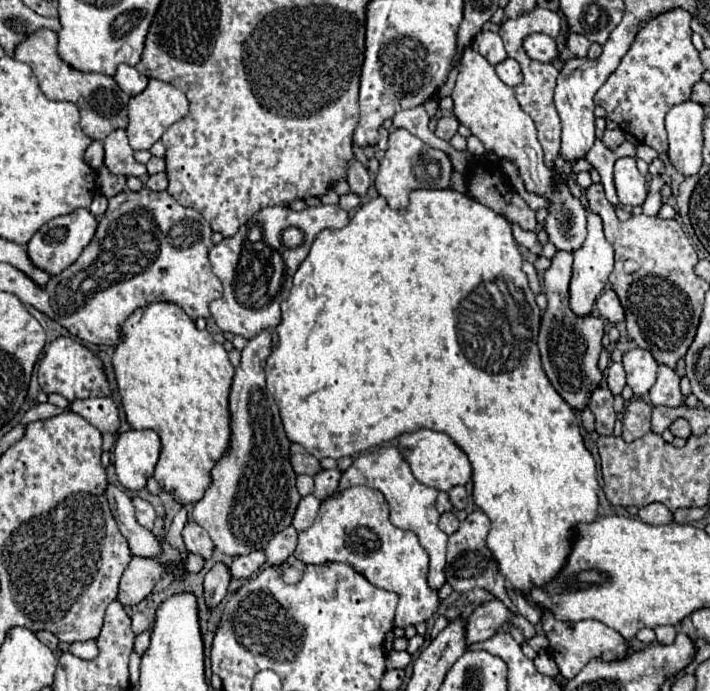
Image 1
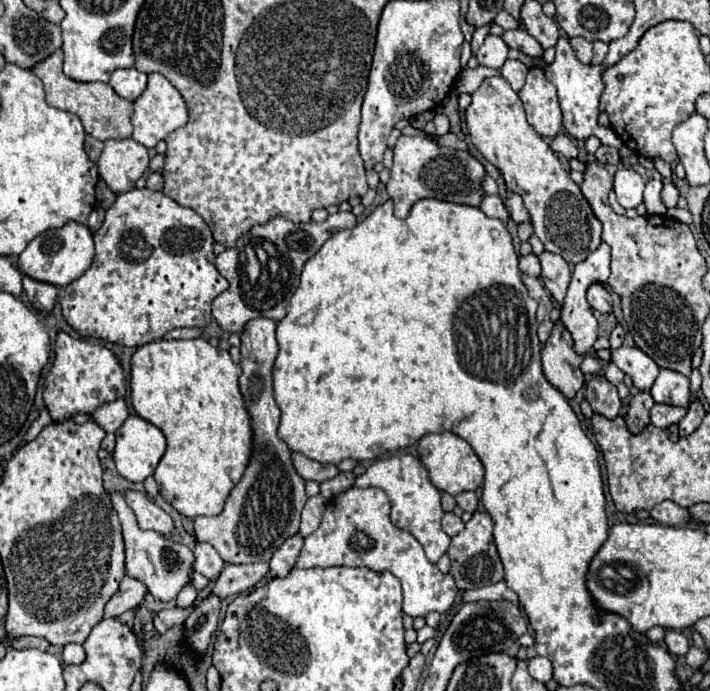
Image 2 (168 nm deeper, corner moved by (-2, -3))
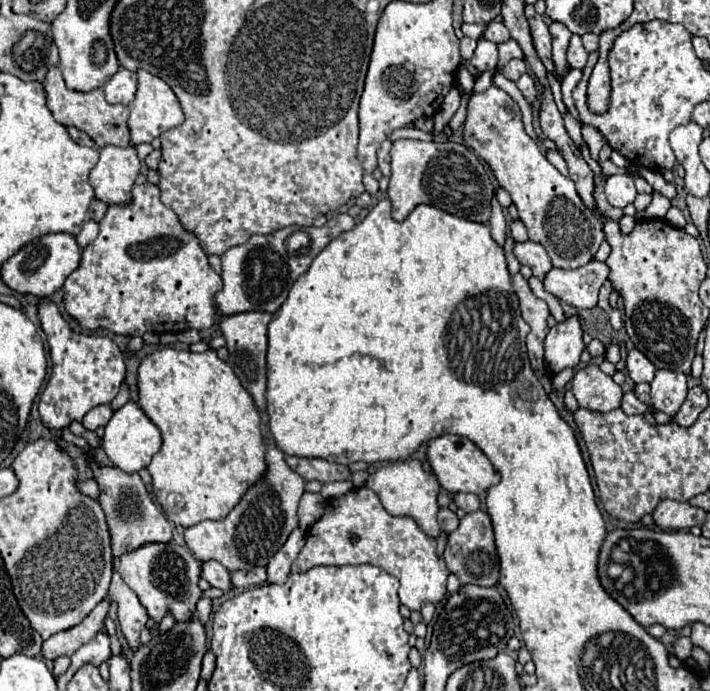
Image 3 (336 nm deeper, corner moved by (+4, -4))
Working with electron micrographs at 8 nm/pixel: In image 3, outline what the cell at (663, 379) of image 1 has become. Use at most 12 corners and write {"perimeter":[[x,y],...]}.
{"perimeter":[[657,370],[653,408],[677,414],[687,396],[687,376]]}

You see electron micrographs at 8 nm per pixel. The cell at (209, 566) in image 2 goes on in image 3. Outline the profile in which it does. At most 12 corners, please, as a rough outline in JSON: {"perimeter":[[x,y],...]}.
{"perimeter":[[205,562],[201,576],[215,588],[233,590],[231,574],[219,562]]}

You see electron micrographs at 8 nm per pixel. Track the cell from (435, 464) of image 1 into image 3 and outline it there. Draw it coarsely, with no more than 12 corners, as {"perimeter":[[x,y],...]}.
{"perimeter":[[465,436],[427,444],[447,492],[481,494],[501,476]]}

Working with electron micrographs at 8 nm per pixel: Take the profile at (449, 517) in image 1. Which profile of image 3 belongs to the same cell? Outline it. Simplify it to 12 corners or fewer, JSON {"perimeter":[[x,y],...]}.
{"perimeter":[[449,508],[439,510],[439,526],[451,532],[459,526],[457,514]]}

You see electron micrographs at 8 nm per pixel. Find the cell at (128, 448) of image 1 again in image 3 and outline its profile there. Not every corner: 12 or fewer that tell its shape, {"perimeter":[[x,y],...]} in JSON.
{"perimeter":[[135,402],[113,412],[103,450],[123,472],[147,468],[161,432]]}

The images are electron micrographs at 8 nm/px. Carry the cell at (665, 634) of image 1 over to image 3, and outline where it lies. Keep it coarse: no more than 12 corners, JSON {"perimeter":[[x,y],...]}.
{"perimeter":[[679,638],[673,652],[681,662],[691,656],[691,638]]}

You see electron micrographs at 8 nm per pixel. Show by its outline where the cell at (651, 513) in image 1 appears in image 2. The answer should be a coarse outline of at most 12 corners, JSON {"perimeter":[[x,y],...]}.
{"perimeter":[[673,501],[651,509],[661,525],[687,525],[689,513]]}

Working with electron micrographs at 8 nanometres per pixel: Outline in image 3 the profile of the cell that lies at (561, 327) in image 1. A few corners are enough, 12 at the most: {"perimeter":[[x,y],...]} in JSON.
{"perimeter":[[515,242],[513,254],[541,280],[553,268],[541,244]]}

